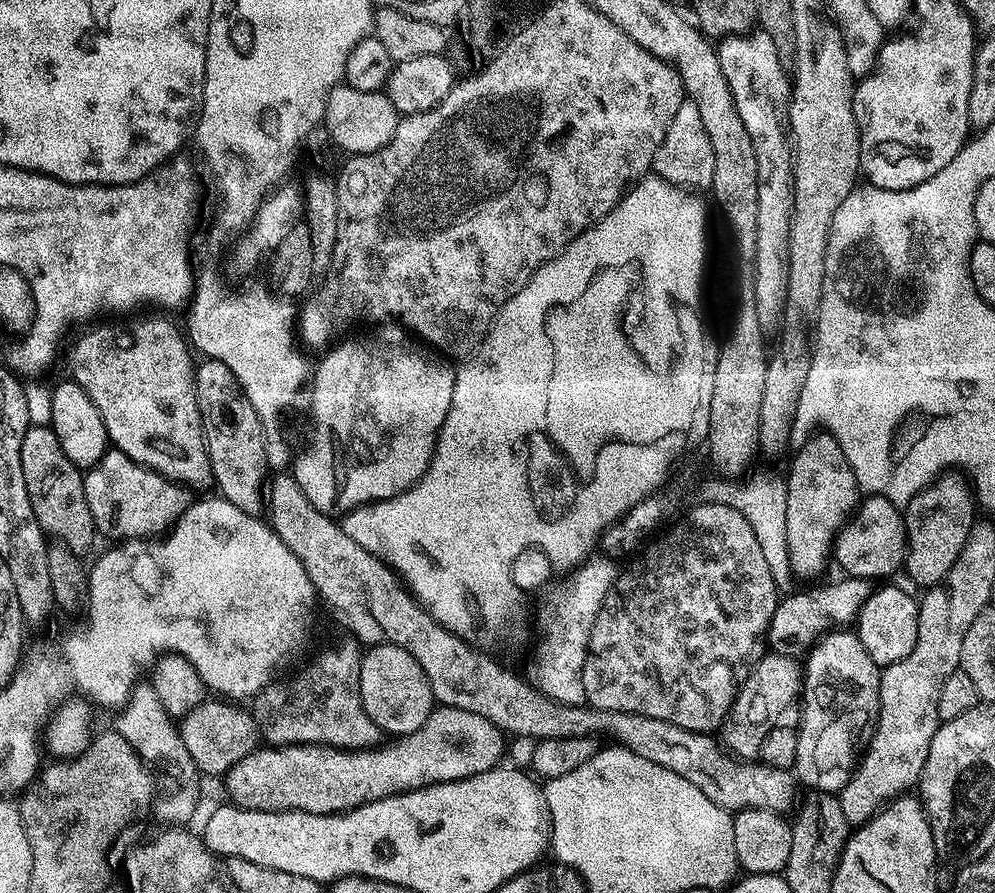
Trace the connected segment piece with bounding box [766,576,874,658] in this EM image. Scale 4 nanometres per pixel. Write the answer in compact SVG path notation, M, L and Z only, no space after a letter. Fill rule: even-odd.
M859 576L840 578L837 584L824 584L821 588L812 588L809 592L796 592L779 601L774 610L774 618L768 623L766 644L775 655L799 657L800 648L808 650L815 645L821 635L836 626L848 626L860 615L866 598L874 588L869 581ZM832 620L836 624L832 624Z

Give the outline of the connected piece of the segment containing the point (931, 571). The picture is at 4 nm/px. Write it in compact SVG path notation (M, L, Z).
M945 475L929 488L923 488L902 512L904 533L908 539L903 571L908 572L909 578L921 584L924 590L942 583L946 574L950 574L954 558L962 554L962 546L966 546L966 538L978 520L978 508L971 487L963 479L960 481L954 476L957 475Z

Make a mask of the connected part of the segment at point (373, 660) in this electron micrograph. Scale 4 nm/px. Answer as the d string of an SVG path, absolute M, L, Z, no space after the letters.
M386 643L369 647L360 657L360 704L381 733L392 732L388 734L396 738L418 730L434 707L422 666L406 650Z

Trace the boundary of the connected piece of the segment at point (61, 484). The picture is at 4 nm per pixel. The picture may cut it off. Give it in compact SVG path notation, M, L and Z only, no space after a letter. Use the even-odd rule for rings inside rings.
M30 426L26 430L22 438L22 478L26 478L26 494L30 494L30 506L34 506L40 529L53 541L70 546L70 550L87 553L98 533L94 518L90 518L90 506L86 506L84 472L66 458L51 427Z

